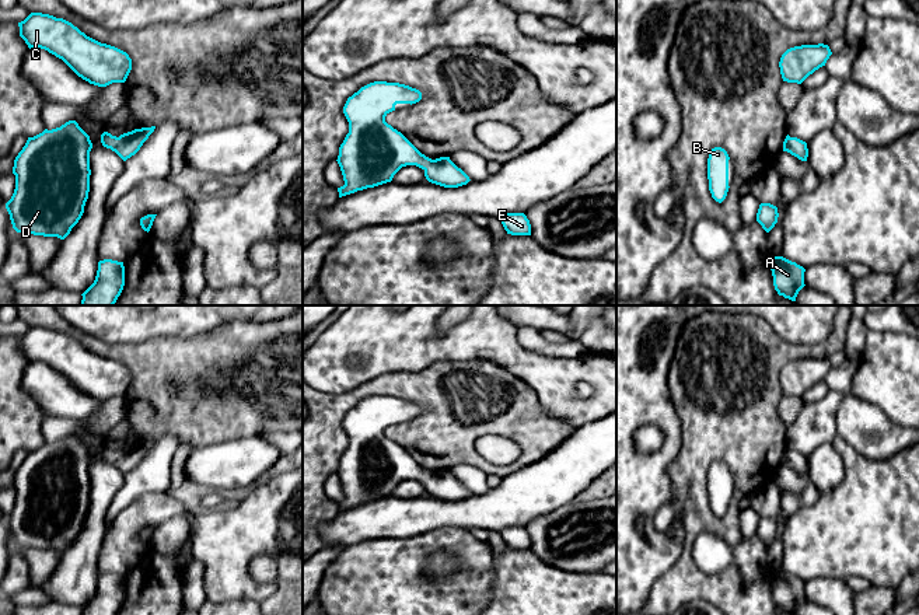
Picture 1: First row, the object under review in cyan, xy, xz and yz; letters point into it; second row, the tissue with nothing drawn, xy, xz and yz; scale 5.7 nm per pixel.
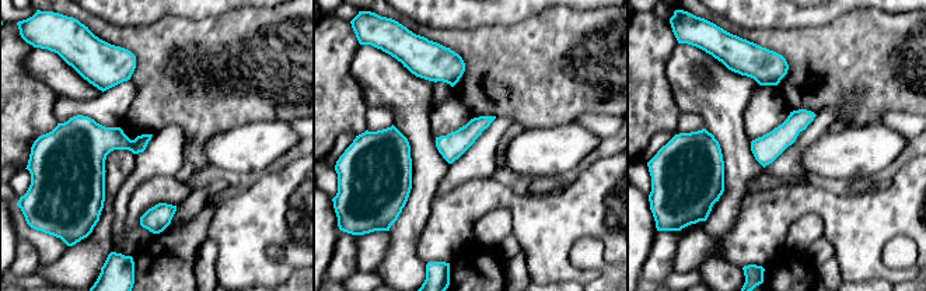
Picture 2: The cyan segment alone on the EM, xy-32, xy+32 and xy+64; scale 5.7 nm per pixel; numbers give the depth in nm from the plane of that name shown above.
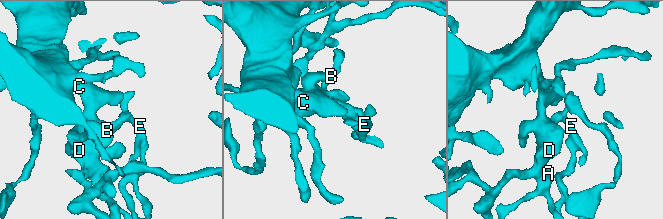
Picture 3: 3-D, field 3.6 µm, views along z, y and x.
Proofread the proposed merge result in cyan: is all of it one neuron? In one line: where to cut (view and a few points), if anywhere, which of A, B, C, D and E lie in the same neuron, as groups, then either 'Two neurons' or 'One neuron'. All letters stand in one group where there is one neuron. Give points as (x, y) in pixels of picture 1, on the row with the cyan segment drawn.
No split. Groups: A B C D E. One neuron

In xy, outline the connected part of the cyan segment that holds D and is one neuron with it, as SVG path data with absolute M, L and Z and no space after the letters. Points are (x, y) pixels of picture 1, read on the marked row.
M76 120L28 137L14 160L15 189L6 203L17 233L64 240L84 213L90 192L90 136Z

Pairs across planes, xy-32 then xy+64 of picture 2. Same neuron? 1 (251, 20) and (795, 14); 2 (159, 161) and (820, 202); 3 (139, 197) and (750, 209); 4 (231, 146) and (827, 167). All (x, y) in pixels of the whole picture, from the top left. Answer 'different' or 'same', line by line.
1: different
2: different
3: same
4: same

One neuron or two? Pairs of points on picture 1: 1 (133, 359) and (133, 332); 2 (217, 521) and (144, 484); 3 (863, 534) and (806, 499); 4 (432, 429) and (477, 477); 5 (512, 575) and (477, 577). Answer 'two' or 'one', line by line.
1: two
2: two
3: two
4: two
5: two

